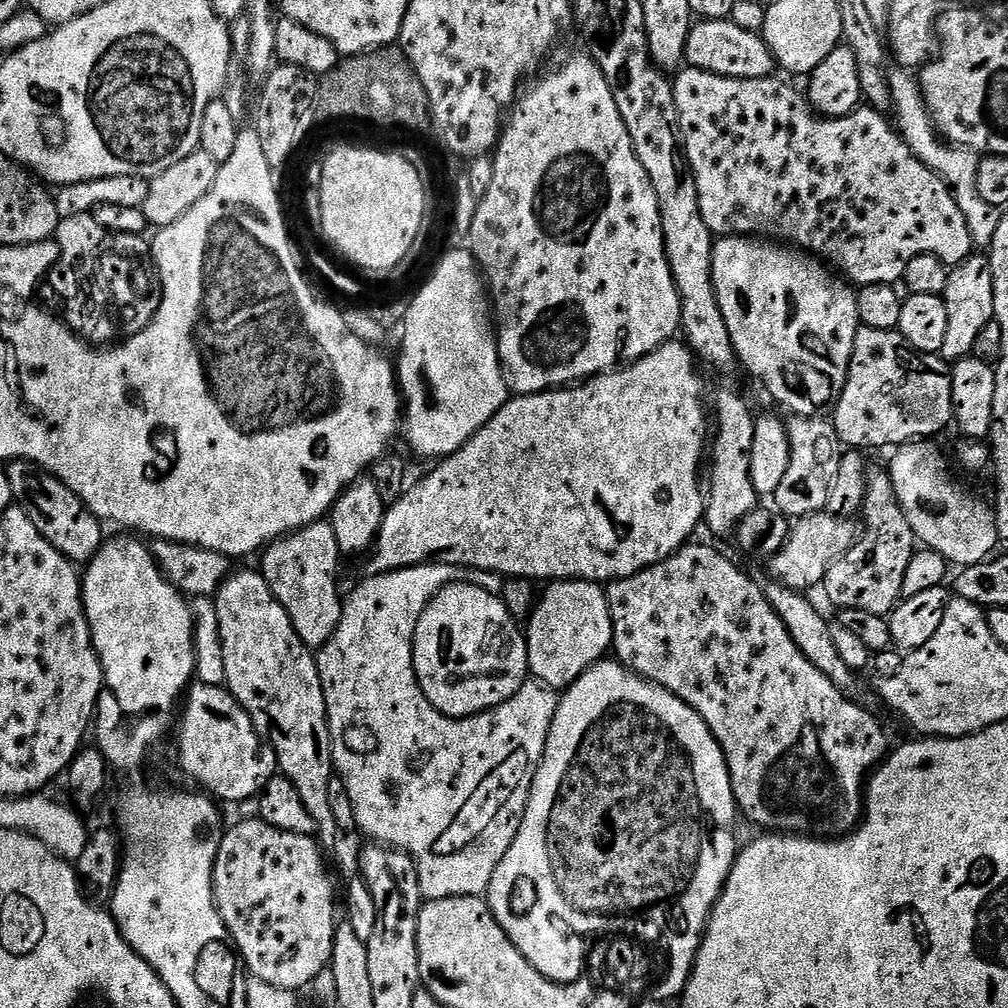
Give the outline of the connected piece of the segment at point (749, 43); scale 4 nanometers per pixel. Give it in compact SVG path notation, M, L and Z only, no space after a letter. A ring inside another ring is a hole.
M730 18L700 20L693 23L686 42L684 59L691 67L700 68L703 72L743 80L772 76L778 68L776 59L772 56L770 46L764 41L763 35L750 30L741 30L740 27L734 26Z

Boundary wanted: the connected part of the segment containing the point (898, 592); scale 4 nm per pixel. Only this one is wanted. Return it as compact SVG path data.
M869 471L862 520L866 527L861 531L860 539L850 551L842 554L842 558L838 558L838 562L830 566L822 591L828 595L830 603L836 604L837 609L866 610L870 614L889 617L902 599L906 566L910 566L918 541L898 502L894 482L887 471Z

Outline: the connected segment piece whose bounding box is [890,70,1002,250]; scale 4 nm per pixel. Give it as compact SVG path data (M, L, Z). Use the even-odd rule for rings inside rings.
M896 70L890 78L890 90L894 105L895 123L904 141L910 146L913 156L917 156L934 174L943 178L945 184L952 189L954 198L958 202L958 210L966 214L966 226L970 226L970 238L973 245L980 250L991 249L994 234L998 234L998 226L1002 219L1001 209L990 206L982 194L978 194L978 166L981 157L970 148L953 146L945 142L936 131L936 124L928 112L924 95L920 92L919 79L911 71Z

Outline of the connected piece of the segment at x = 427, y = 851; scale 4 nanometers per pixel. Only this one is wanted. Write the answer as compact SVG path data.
M439 562L415 564L409 568L399 568L393 572L368 576L349 596L347 593L346 599L343 601L344 613L338 622L338 630L334 630L330 642L326 642L324 647L315 653L326 710L328 711L328 728L332 732L334 772L335 775L342 778L342 782L350 794L350 802L354 802L354 818L357 829L361 833L364 831L368 835L369 841L399 848L401 852L408 853L415 860L420 879L420 895L425 901L454 898L455 896L484 896L487 893L490 882L494 878L494 872L498 870L502 858L506 858L506 850L510 850L510 846L522 826L522 818L526 814L526 806L532 793L532 783L536 777L540 759L546 750L550 726L558 703L557 689L549 688L548 685L540 683L535 678L525 680L523 686L506 702L502 702L485 712L480 712L476 716L463 718L443 716L428 701L426 694L420 689L420 683L414 670L412 639L416 633L416 623L420 615L426 610L426 606L443 588L461 582L473 584L487 592L500 594L503 593L506 580L498 572L487 572L481 568L461 568L458 564L441 564Z

